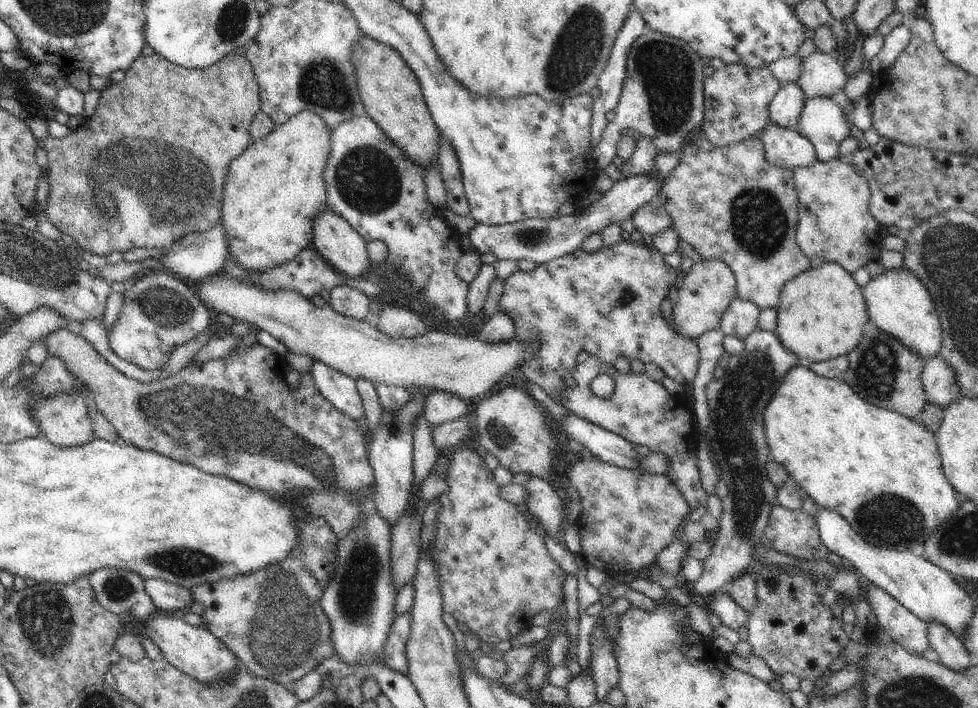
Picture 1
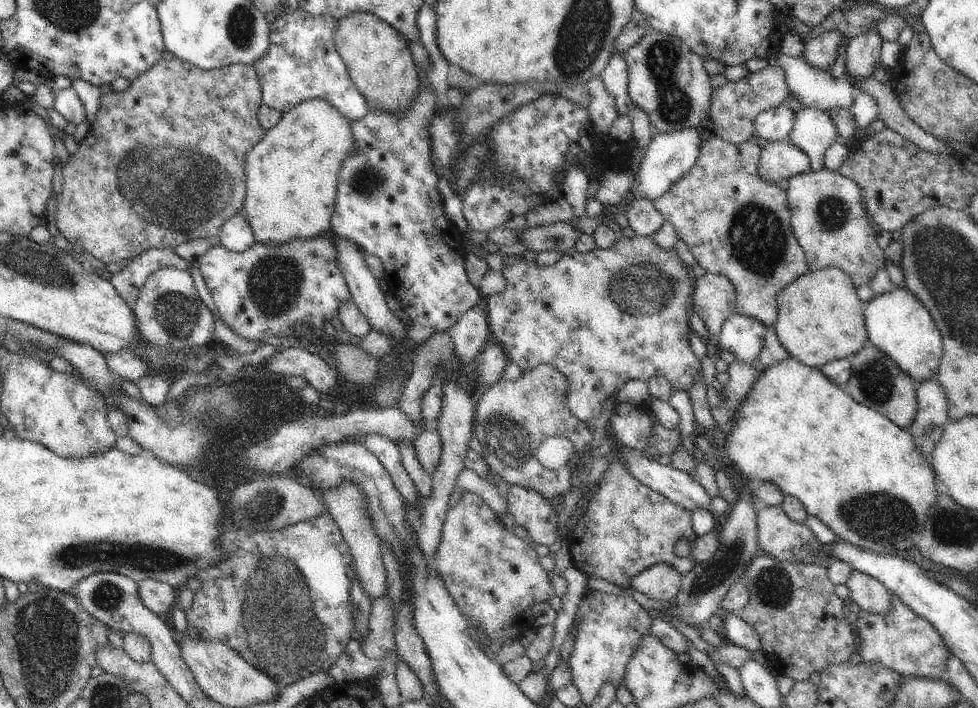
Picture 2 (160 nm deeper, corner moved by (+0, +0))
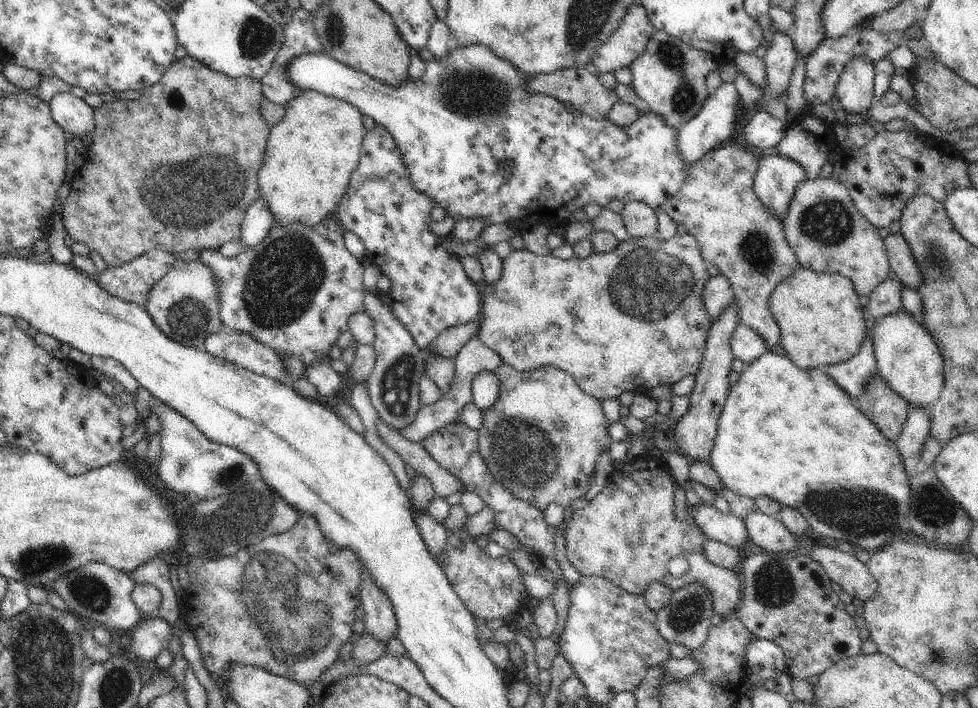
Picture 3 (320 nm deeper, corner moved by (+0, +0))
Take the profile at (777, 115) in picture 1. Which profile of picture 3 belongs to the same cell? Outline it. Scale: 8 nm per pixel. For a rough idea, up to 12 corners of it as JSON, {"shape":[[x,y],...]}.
{"shape":[[762,110],[744,126],[746,144],[774,148],[790,123]]}

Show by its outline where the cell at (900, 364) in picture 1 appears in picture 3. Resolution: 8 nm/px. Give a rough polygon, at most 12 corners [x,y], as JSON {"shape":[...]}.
{"shape":[[876,372],[855,403],[894,443],[910,406]]}

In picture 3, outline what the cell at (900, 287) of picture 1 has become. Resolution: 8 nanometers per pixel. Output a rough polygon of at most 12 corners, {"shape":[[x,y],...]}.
{"shape":[[900,310],[871,330],[877,372],[910,408],[944,386],[942,355]]}

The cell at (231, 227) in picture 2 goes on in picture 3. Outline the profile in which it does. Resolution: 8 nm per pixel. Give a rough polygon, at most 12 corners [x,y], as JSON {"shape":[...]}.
{"shape":[[260,196],[246,209],[241,244],[254,248],[275,216]]}

